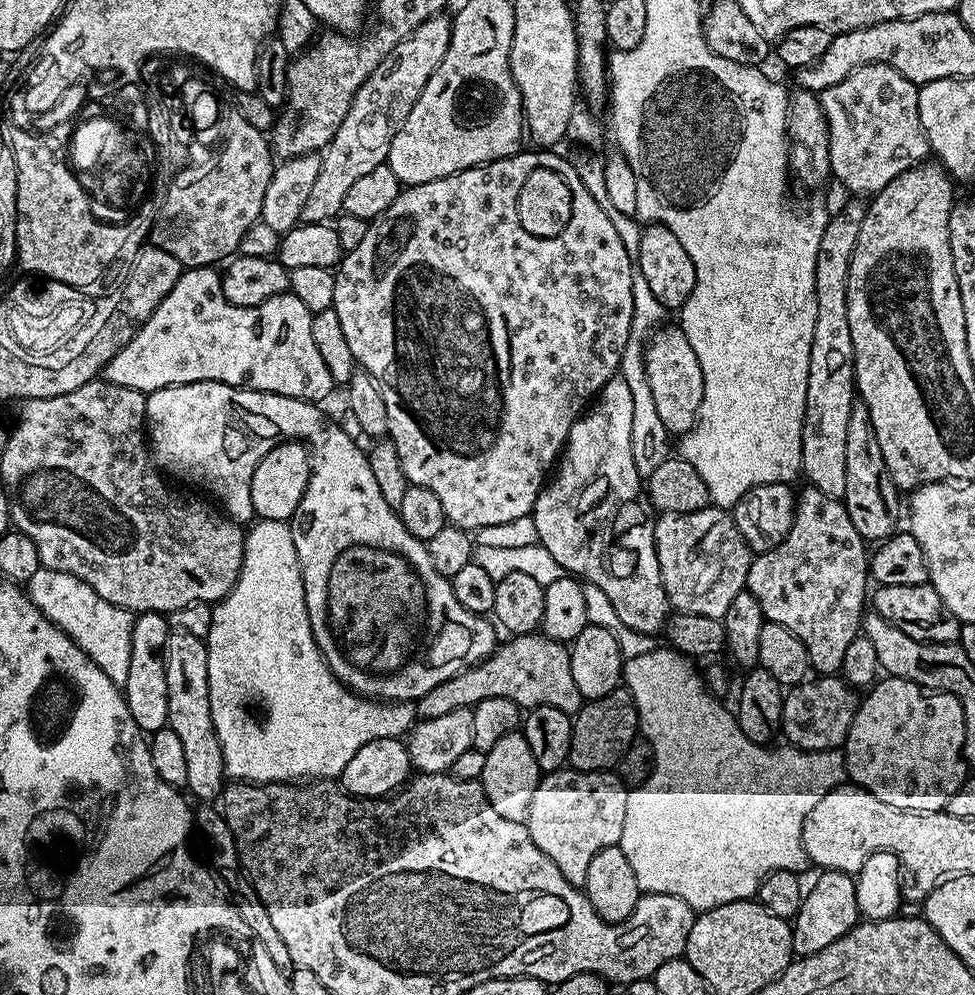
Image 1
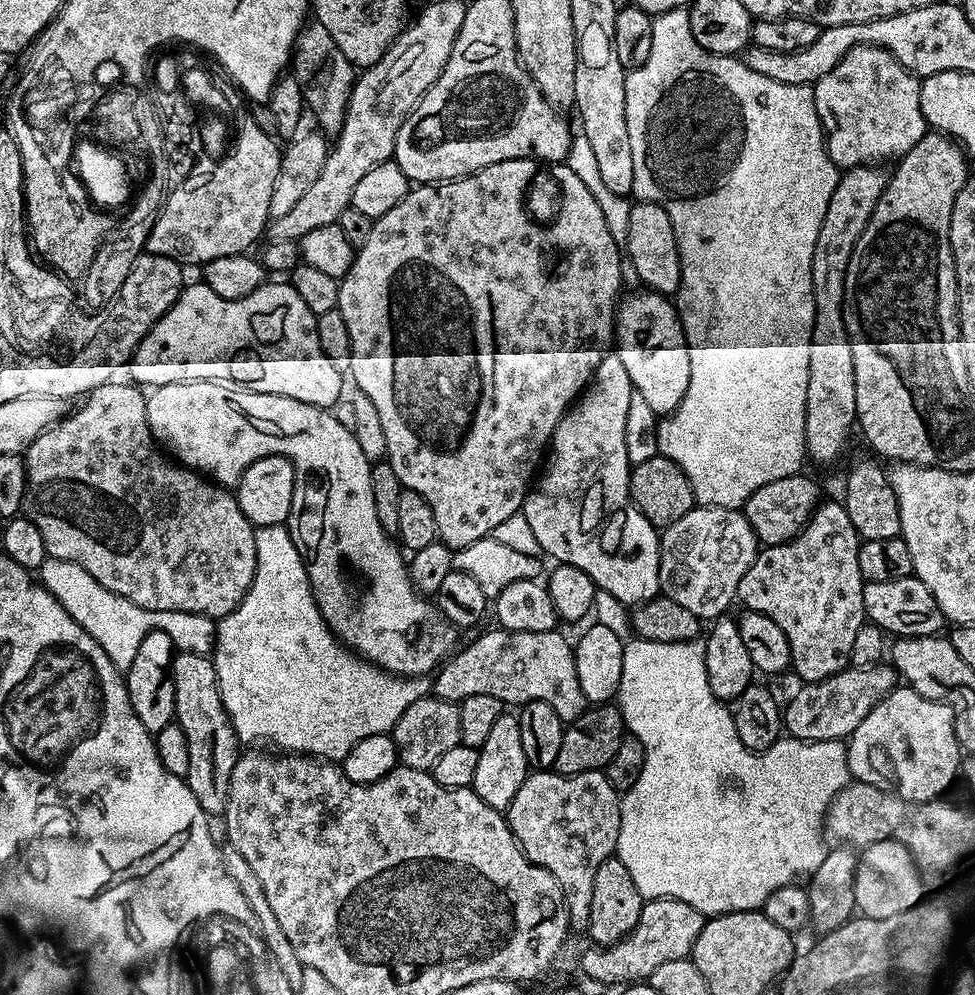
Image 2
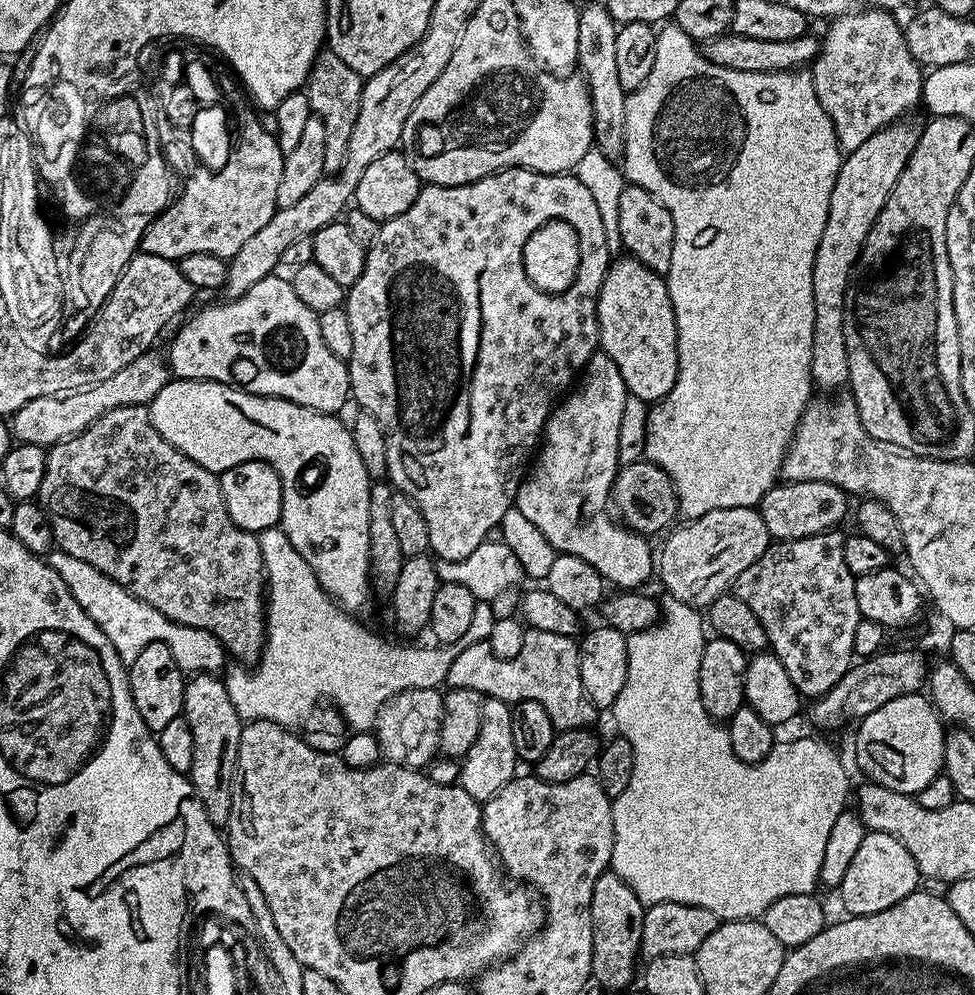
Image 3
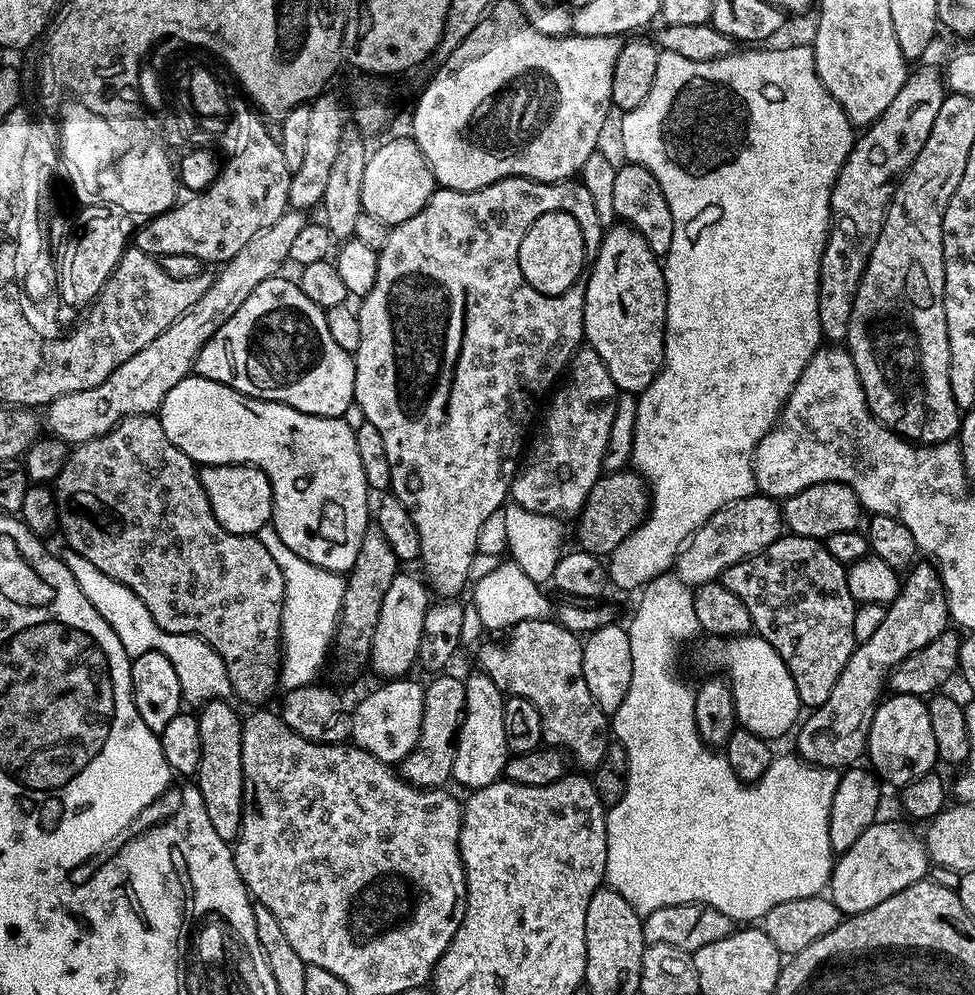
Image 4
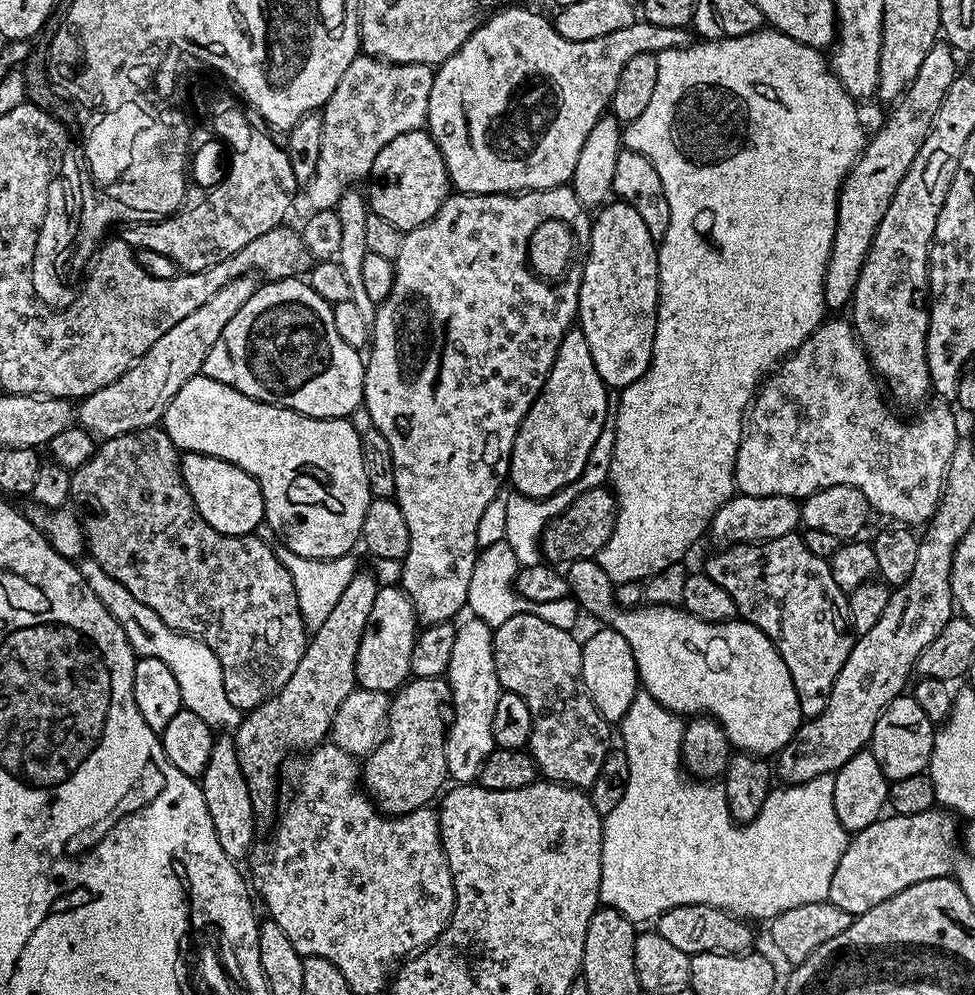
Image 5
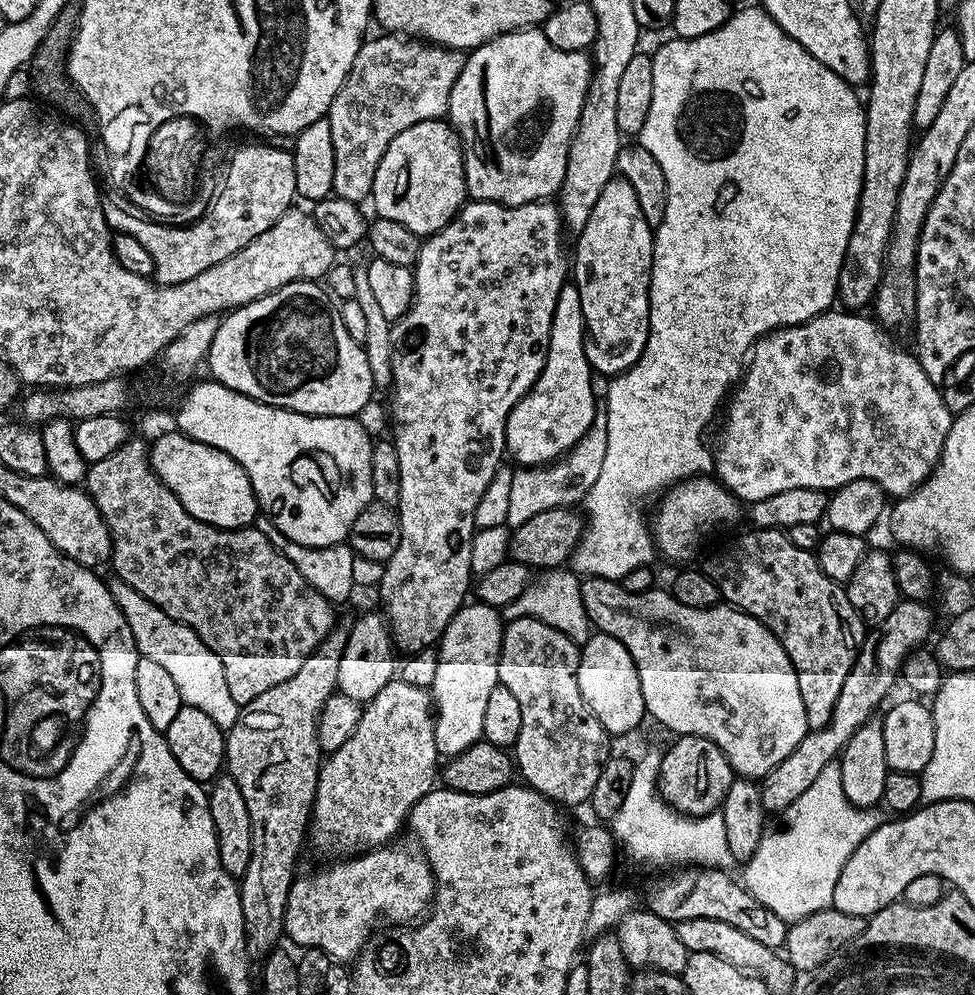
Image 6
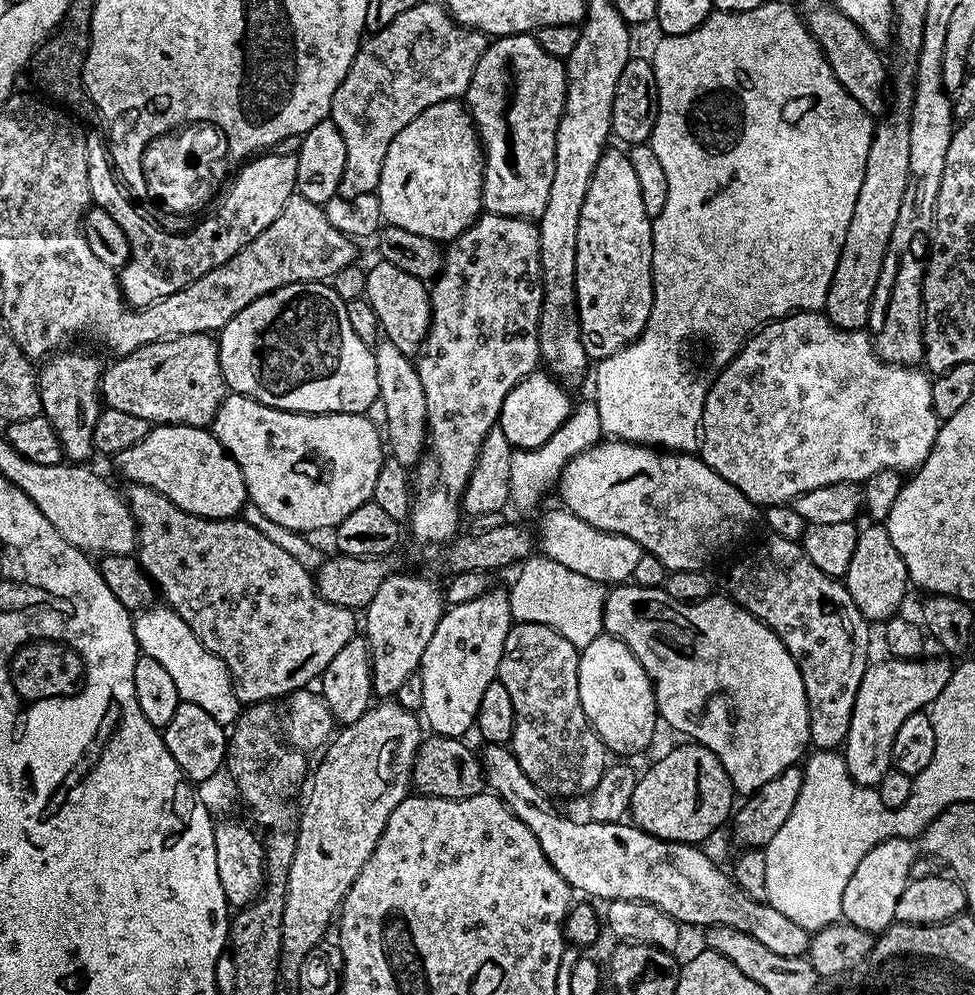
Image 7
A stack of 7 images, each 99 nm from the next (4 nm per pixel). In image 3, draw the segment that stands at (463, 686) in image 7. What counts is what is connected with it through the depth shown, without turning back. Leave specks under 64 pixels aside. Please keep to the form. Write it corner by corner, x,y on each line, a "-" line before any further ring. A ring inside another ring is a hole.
485,699
482,706
481,725
478,726
478,738
474,738
474,746
462,757
458,783
470,794
470,798
486,801
502,786
506,786
517,775
518,757
514,750
514,726
512,725
512,708
504,700

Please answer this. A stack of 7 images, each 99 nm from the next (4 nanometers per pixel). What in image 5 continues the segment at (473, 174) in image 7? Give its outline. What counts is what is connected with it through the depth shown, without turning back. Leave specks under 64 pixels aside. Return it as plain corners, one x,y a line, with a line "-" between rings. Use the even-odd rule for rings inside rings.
426,130
398,134
394,142
387,144
378,158
374,158
370,183
371,211
401,230
417,228
434,218
434,214
438,214
444,204
444,199
450,195
446,162
440,147

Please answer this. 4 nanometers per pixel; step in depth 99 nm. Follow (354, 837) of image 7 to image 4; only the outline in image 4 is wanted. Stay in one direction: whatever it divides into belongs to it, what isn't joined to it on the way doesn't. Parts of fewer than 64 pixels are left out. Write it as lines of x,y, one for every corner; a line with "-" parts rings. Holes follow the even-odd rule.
436,674
431,677
432,681
427,681
424,690
422,730
416,749
398,765
400,775
416,788
439,788
452,780
456,738
460,731
460,723
464,721
466,686
461,677
448,675

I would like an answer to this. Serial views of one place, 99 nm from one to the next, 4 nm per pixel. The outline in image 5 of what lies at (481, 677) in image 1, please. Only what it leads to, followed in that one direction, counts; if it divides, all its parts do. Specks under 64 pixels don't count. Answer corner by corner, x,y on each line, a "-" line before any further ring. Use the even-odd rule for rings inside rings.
532,611
518,613
506,620
502,626
498,626
492,633
492,649
494,650
494,662
496,663
496,673
500,679
500,687
503,691
518,694
518,698
522,698
522,702
526,702
526,706
530,706
530,718
532,719
532,729
530,730
530,738
528,739
528,747
526,751
532,755
532,760
536,764
537,773
545,781
553,784
567,784
570,788
579,788
581,790
591,789
594,778
598,778
598,770
602,770
602,761
606,758
606,754
610,751
608,744
608,728
609,721
602,718
600,711
592,705
591,698
588,697
588,691
584,688
584,679
582,678
582,647
581,641
574,638
575,635
566,629
558,629
556,626
550,625
543,621
542,618
533,614

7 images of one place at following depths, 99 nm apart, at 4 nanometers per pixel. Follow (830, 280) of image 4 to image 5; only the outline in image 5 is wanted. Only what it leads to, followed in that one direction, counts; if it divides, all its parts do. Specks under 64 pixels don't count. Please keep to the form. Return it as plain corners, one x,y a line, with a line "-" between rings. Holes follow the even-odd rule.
938,42
932,47
930,54
926,54
926,59
922,61
914,82
910,82
910,86
900,95
899,100
891,105
892,113
889,114
888,121
873,136
871,133
863,152
856,159
856,165
840,187
834,246
830,250
824,279
825,309
847,309
851,305
858,278
862,274
862,266
867,262
868,252
872,249
874,234
902,178
906,178
910,162
918,158
918,150
922,150
922,142
926,142
926,134
930,134
934,114
938,114
942,98
946,98
950,82
954,82
958,75
956,59
957,53
948,43

